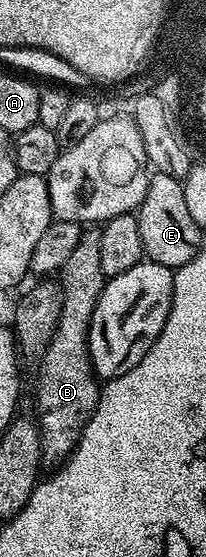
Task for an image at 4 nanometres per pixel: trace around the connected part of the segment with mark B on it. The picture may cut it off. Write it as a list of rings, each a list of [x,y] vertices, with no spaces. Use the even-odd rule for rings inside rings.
[[[84,229],[74,253],[66,257],[58,272],[60,316],[50,345],[38,360],[36,371],[36,411],[41,435],[41,453],[45,464],[59,465],[72,453],[80,434],[90,421],[100,400],[101,384],[88,357],[88,330],[94,305],[102,293],[106,278],[101,266],[100,231]]]

